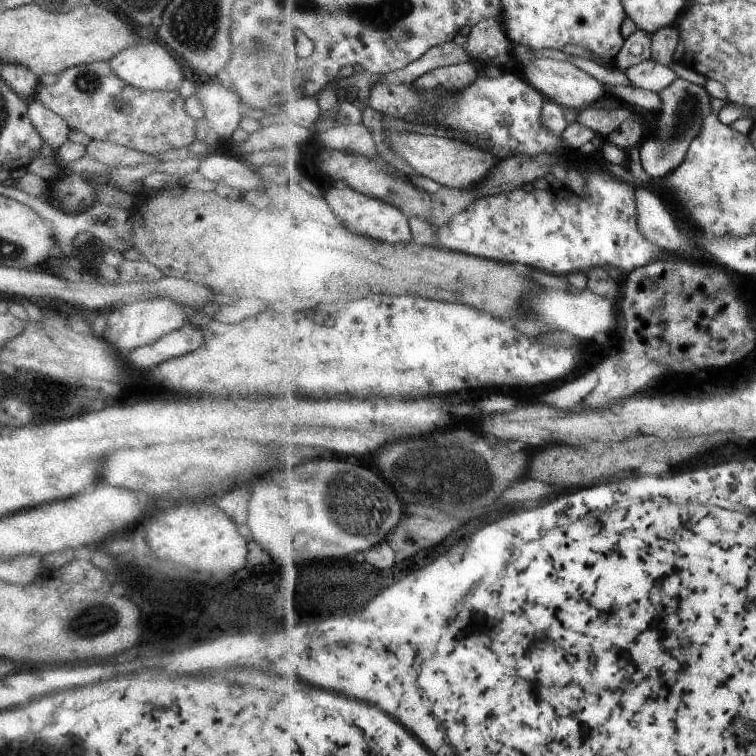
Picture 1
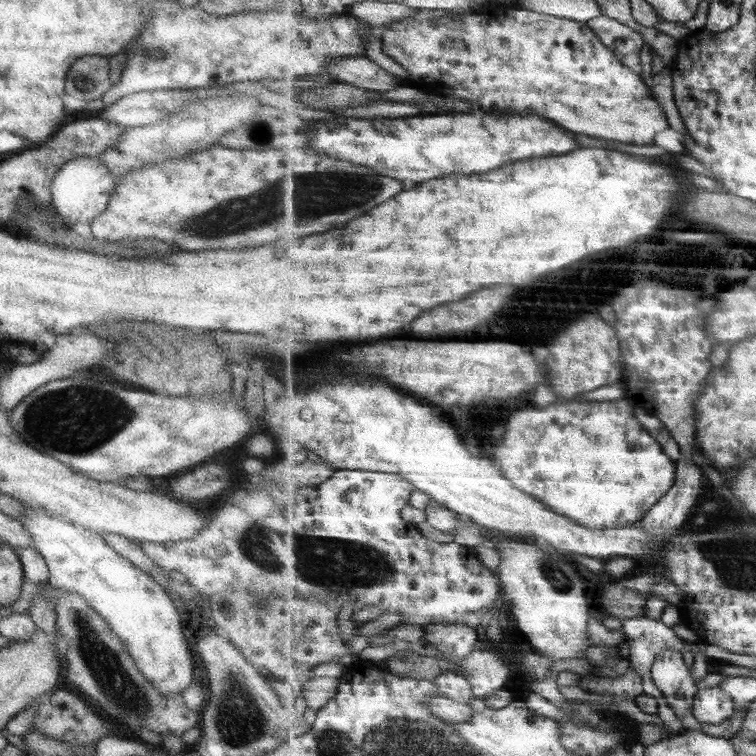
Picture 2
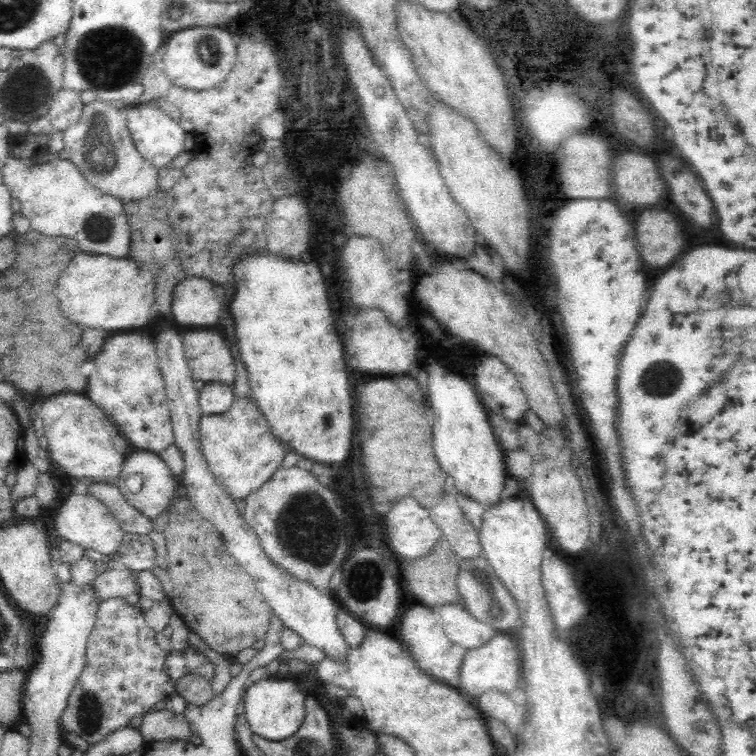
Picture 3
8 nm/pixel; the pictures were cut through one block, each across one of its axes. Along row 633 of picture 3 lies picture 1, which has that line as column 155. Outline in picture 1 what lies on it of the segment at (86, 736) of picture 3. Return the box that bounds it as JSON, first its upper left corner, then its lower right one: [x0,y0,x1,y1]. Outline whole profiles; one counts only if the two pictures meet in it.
[36,61,195,155]

